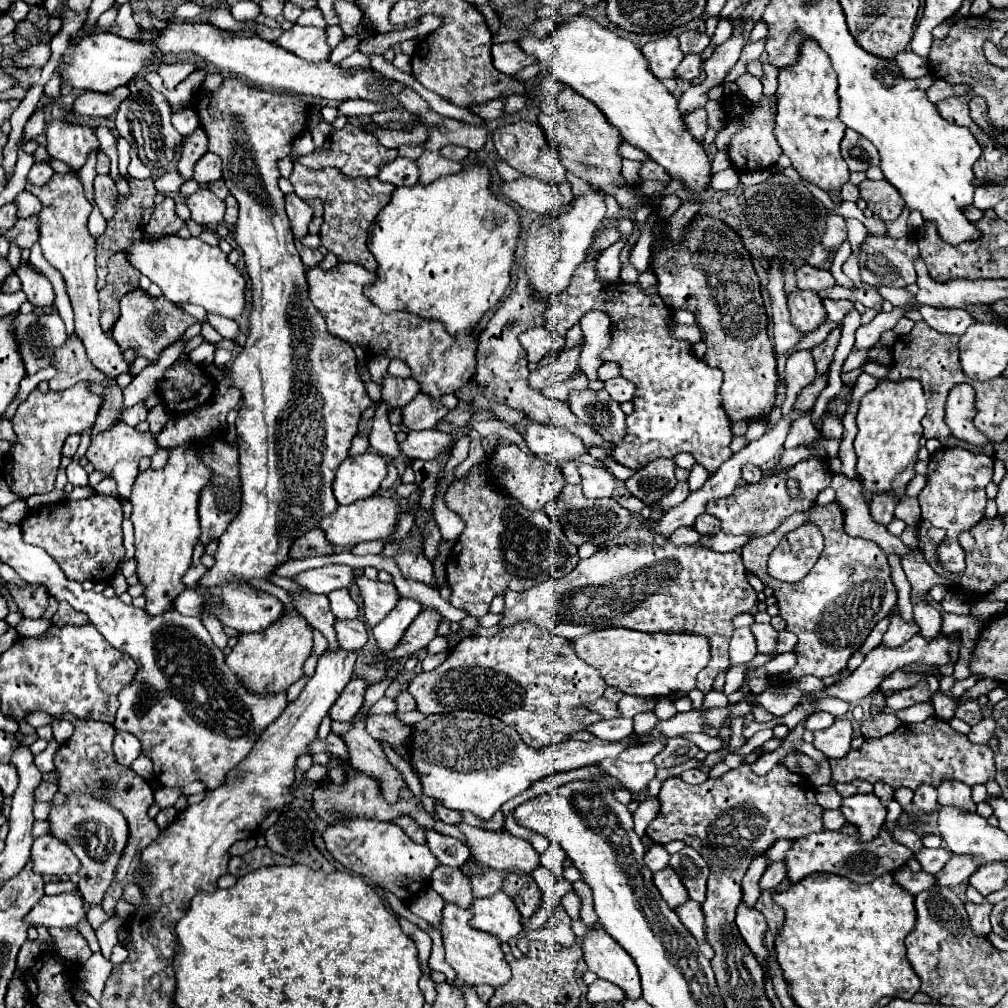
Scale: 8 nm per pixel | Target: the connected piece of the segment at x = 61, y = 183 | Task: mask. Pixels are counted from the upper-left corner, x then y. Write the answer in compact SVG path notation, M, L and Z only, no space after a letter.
M75 171L67 175L55 173L45 187L33 187L33 183L25 183L25 191L33 193L41 203L43 209L39 211L39 243L43 249L43 257L61 271L67 293L75 311L75 333L83 341L87 349L87 357L105 377L117 379L121 373L129 371L129 363L123 359L123 351L113 343L111 335L105 333L99 325L99 299L97 299L97 273L95 273L95 239L87 229L87 217L93 205L83 197L83 185L79 183L79 175Z

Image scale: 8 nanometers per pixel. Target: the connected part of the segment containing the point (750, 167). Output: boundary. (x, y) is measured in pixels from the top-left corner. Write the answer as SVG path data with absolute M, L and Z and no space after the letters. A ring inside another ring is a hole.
M731 93L731 95L723 95L723 109L729 119L737 119L737 121L745 123L745 129L741 129L737 135L733 135L733 139L727 145L731 165L739 171L761 171L761 169L773 167L783 151L777 145L775 135L773 135L775 115L773 115L771 99L763 95L763 99L759 103L753 103L747 97ZM735 107L737 107L737 111L735 111Z

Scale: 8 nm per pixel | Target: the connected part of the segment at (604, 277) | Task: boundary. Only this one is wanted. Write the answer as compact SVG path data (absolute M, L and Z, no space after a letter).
M621 239L613 247L609 247L605 255L599 255L601 259L597 261L597 273L601 273L601 282L603 285L615 283L615 281L620 279L619 267L621 267L621 261L619 261L619 253L621 253L621 249L625 245L627 245L627 239Z

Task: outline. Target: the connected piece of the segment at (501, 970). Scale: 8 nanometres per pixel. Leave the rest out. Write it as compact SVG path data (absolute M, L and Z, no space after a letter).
M447 905L443 909L441 935L443 935L443 943L445 943L445 961L455 969L459 985L471 985L471 987L477 987L483 983L487 983L491 987L505 985L511 979L511 967L505 961L505 955L499 947L499 939L473 929L467 923L469 919L471 919L469 909L461 909L457 905Z

